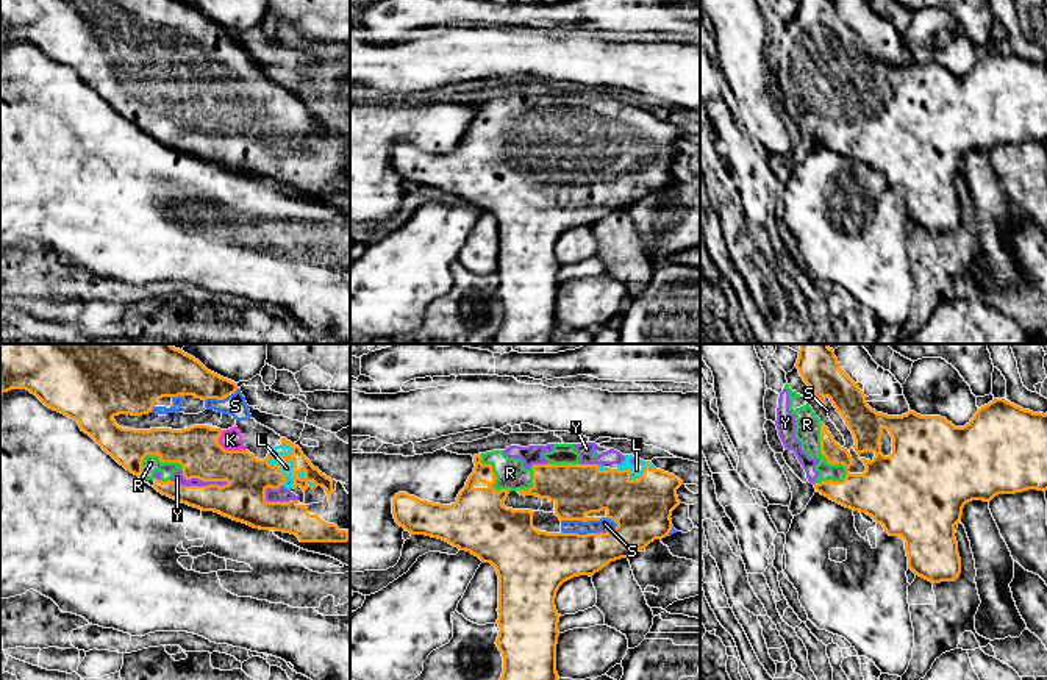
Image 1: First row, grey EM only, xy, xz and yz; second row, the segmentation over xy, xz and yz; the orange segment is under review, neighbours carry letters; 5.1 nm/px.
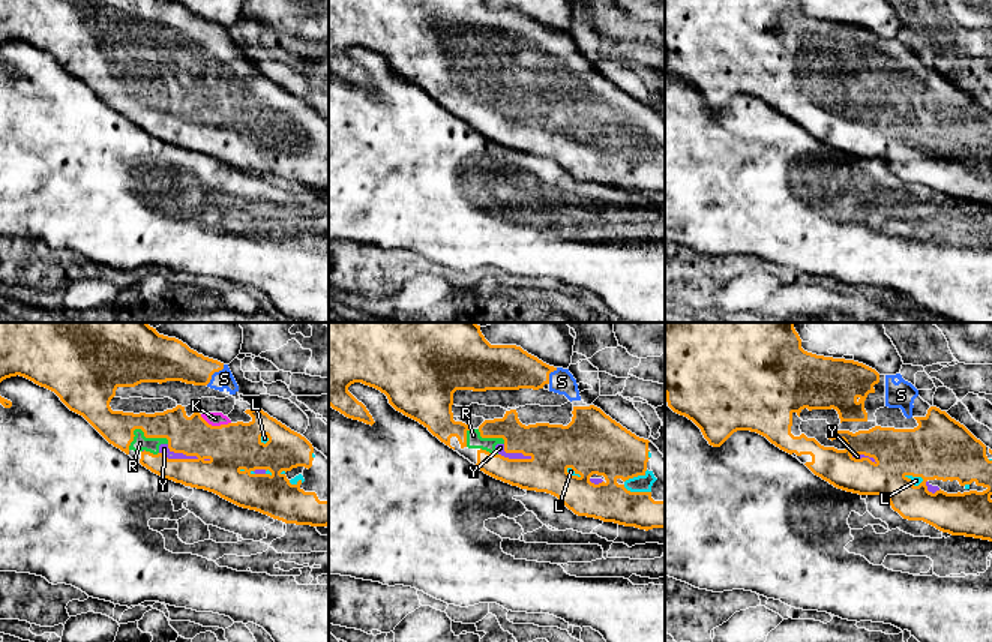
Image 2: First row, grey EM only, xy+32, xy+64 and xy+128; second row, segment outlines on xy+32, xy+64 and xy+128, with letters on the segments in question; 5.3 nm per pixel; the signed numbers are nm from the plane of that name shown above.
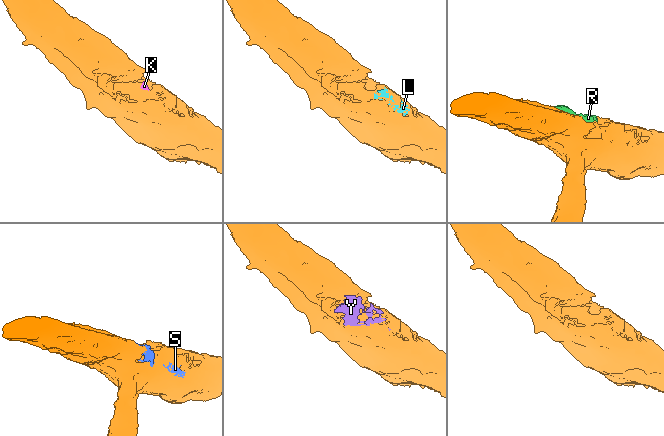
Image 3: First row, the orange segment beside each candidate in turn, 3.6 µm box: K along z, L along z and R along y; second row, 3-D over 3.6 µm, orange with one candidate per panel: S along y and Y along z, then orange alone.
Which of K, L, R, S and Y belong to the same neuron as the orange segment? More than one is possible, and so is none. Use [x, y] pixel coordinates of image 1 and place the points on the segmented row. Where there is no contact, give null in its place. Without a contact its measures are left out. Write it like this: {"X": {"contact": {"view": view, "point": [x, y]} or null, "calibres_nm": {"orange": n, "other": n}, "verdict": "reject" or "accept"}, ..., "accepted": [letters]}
{"K": {"contact": {"view": "xy", "point": [227, 450]}, "calibres_nm": {"orange": 240, "other": 110}, "verdict": "accept"}, "L": {"contact": {"view": "xy", "point": [285, 460]}, "calibres_nm": {"orange": 220, "other": 60}, "verdict": "accept"}, "R": {"contact": {"view": "yz", "point": [827, 460]}, "calibres_nm": {"orange": 200, "other": 130}, "verdict": "accept"}, "S": {"contact": {"view": "xz", "point": [589, 533]}, "calibres_nm": {"orange": 280, "other": 70}, "verdict": "accept"}, "Y": {"contact": {"view": "xy", "point": [199, 486]}, "calibres_nm": {"orange": 240, "other": 50}, "verdict": "accept"}, "accepted": ["K", "L", "R", "S", "Y"]}

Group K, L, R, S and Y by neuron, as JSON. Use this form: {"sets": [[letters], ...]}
{"sets": [["K", "L", "R", "S", "Y"]]}

